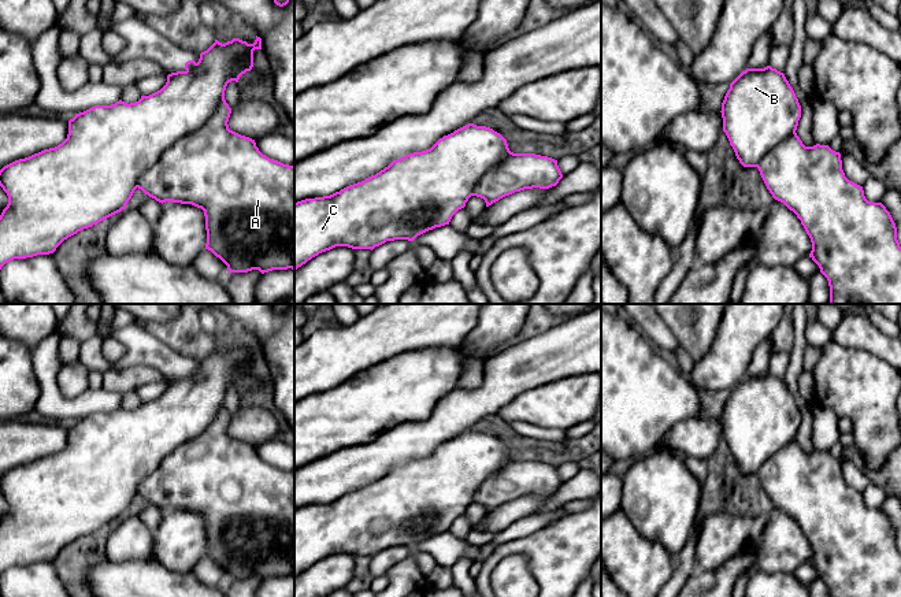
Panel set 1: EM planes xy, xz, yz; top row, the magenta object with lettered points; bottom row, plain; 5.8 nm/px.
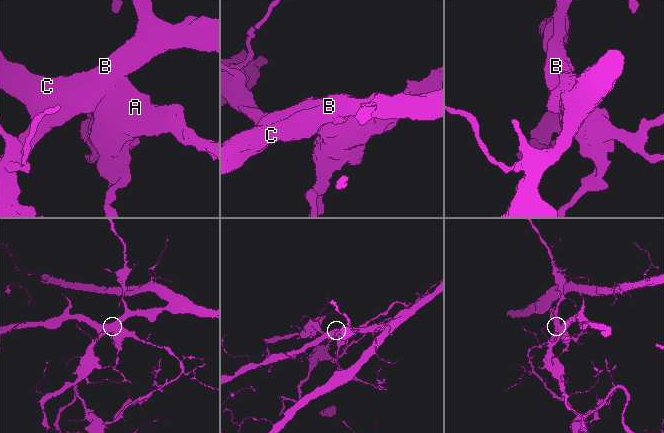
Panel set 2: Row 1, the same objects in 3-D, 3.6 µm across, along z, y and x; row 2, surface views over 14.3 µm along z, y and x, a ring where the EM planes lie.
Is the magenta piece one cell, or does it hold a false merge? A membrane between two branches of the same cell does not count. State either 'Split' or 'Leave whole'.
Split

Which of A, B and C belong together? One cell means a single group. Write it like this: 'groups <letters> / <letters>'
groups A / B C

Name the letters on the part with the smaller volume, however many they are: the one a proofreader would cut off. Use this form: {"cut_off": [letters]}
{"cut_off": ["A"]}

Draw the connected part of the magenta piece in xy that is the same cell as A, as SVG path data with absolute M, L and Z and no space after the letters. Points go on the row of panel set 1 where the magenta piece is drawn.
M222 99L210 119L196 131L166 149L159 160L138 178L138 189L159 203L192 204L204 211L207 244L229 272L294 270L294 166L263 155L255 140L229 129L231 108Z

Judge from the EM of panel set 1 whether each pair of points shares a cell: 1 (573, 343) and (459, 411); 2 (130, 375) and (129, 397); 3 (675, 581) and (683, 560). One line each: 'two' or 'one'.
1: one
2: two
3: one

